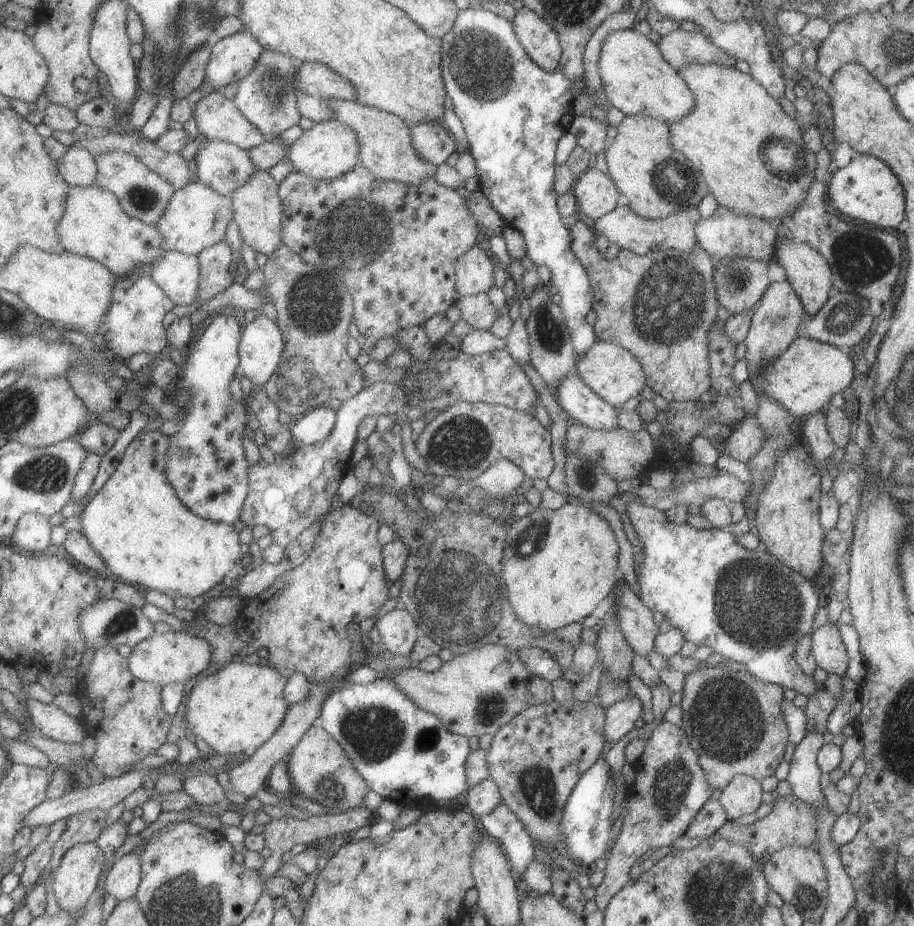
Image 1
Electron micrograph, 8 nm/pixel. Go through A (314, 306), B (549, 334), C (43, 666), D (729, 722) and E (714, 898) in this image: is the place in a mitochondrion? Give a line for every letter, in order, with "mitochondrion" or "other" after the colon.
A: mitochondrion
B: mitochondrion
C: other
D: mitochondrion
E: mitochondrion

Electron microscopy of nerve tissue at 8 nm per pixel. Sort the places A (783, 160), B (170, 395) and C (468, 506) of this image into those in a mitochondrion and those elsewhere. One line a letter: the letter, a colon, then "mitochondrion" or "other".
A: mitochondrion
B: other
C: other

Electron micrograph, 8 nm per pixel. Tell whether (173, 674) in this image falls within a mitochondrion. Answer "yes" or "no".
no

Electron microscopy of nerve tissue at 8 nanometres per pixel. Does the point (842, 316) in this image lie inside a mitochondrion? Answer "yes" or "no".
yes

